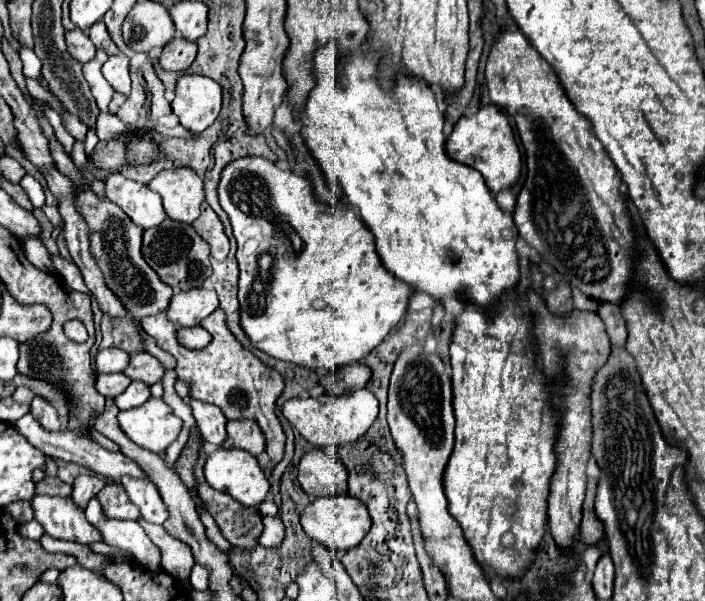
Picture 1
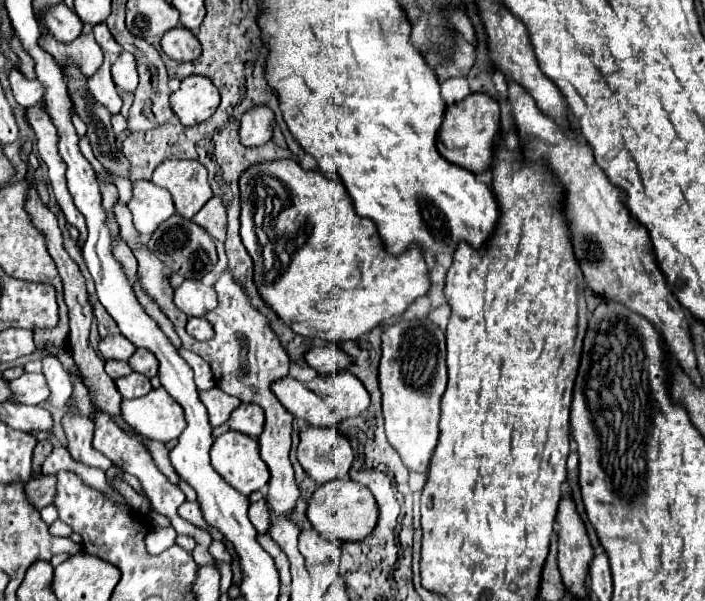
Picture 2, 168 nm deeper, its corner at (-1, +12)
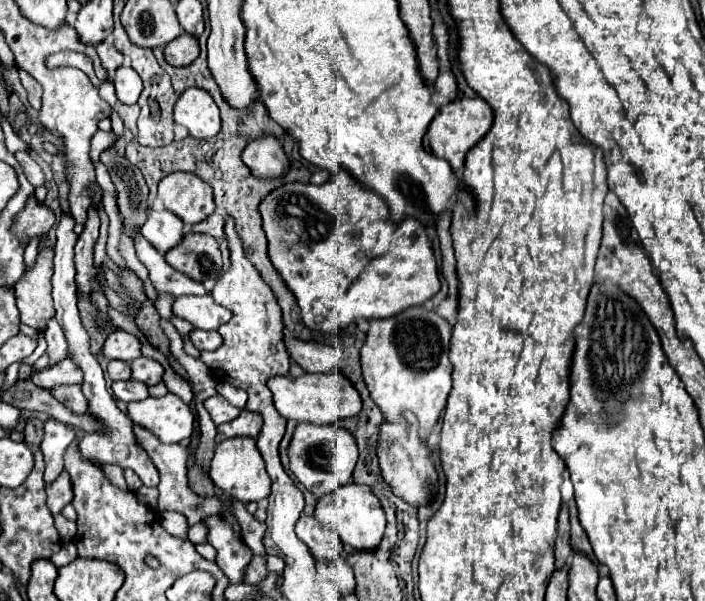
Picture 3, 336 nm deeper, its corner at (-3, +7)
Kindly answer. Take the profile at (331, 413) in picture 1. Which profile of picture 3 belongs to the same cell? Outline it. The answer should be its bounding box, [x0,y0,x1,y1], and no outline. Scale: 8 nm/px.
[267,373,361,425]

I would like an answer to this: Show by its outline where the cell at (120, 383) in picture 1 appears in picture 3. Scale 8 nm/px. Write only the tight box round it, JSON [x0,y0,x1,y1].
[107,361,131,381]

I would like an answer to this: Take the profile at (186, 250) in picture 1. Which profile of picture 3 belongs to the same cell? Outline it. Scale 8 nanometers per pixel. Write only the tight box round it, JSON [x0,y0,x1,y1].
[165,233,221,283]

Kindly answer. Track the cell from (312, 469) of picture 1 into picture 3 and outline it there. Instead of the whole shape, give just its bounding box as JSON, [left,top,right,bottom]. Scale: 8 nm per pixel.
[287,423,359,497]

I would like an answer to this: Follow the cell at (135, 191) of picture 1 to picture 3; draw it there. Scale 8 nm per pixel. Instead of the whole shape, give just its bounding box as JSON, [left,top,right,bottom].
[141,209,183,253]

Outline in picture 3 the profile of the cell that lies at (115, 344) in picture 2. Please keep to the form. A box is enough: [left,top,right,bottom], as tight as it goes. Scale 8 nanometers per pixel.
[103,331,141,363]

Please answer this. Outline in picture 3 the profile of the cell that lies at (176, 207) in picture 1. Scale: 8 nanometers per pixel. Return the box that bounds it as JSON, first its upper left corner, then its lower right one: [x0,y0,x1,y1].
[159,173,215,225]

